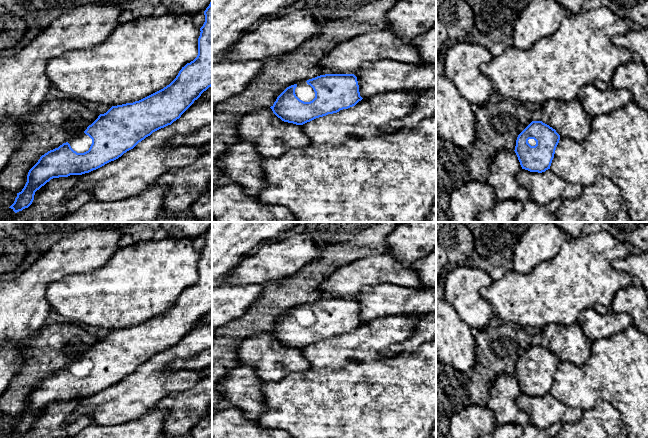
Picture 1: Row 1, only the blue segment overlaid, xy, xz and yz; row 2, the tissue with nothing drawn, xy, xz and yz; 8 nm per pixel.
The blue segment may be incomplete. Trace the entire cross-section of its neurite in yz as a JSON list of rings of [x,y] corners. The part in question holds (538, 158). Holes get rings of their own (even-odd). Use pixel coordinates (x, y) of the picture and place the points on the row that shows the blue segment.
[[[532,121],[517,137],[515,153],[522,169],[542,173],[550,169],[560,135],[542,121]]]

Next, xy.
[[[212,1],[204,11],[205,22],[200,28],[198,55],[179,71],[176,78],[163,89],[133,103],[112,106],[106,113],[87,127],[79,136],[48,151],[29,170],[27,182],[17,193],[14,203],[9,207],[15,213],[28,208],[37,190],[53,178],[82,175],[96,170],[121,157],[153,132],[171,125],[212,86]]]

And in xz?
[[[325,74],[287,87],[270,108],[282,121],[303,125],[316,118],[353,107],[362,99],[354,74]]]

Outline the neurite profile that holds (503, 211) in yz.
[[[518,200],[495,202],[491,209],[481,211],[477,220],[479,222],[515,222],[523,206],[524,204]]]

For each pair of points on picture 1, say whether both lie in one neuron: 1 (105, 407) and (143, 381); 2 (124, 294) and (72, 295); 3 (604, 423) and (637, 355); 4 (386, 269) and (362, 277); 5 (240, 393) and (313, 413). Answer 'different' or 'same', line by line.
1: same
2: same
3: different
4: same
5: different

